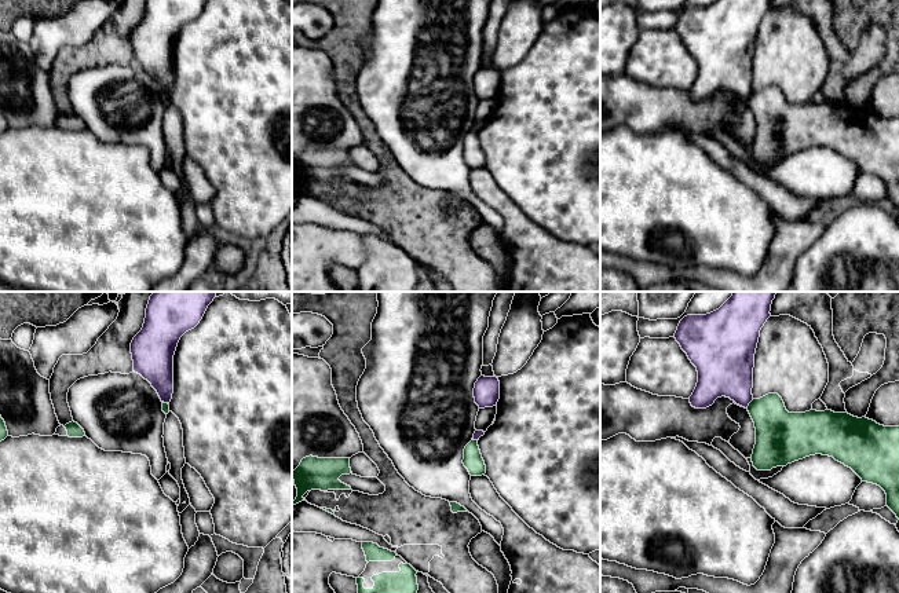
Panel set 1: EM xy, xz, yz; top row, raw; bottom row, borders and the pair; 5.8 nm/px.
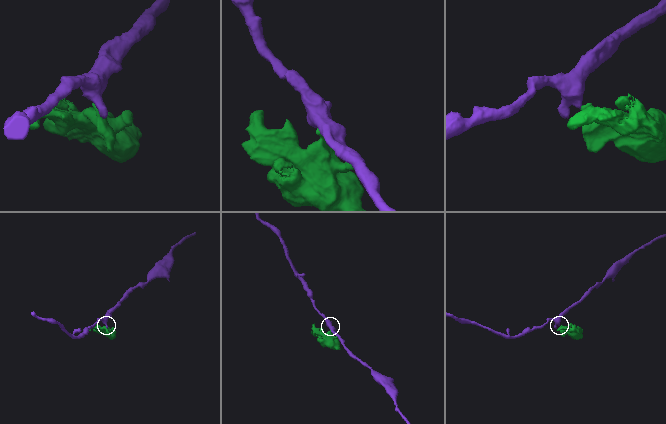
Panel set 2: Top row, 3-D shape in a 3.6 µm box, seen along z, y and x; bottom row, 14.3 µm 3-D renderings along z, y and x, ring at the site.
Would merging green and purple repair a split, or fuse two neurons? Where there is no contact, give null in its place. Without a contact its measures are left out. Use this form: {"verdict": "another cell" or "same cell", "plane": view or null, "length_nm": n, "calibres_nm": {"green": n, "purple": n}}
{"verdict": "another cell", "plane": "yz", "length_nm": 70, "calibres_nm": {"green": 280, "purple": 320}}

